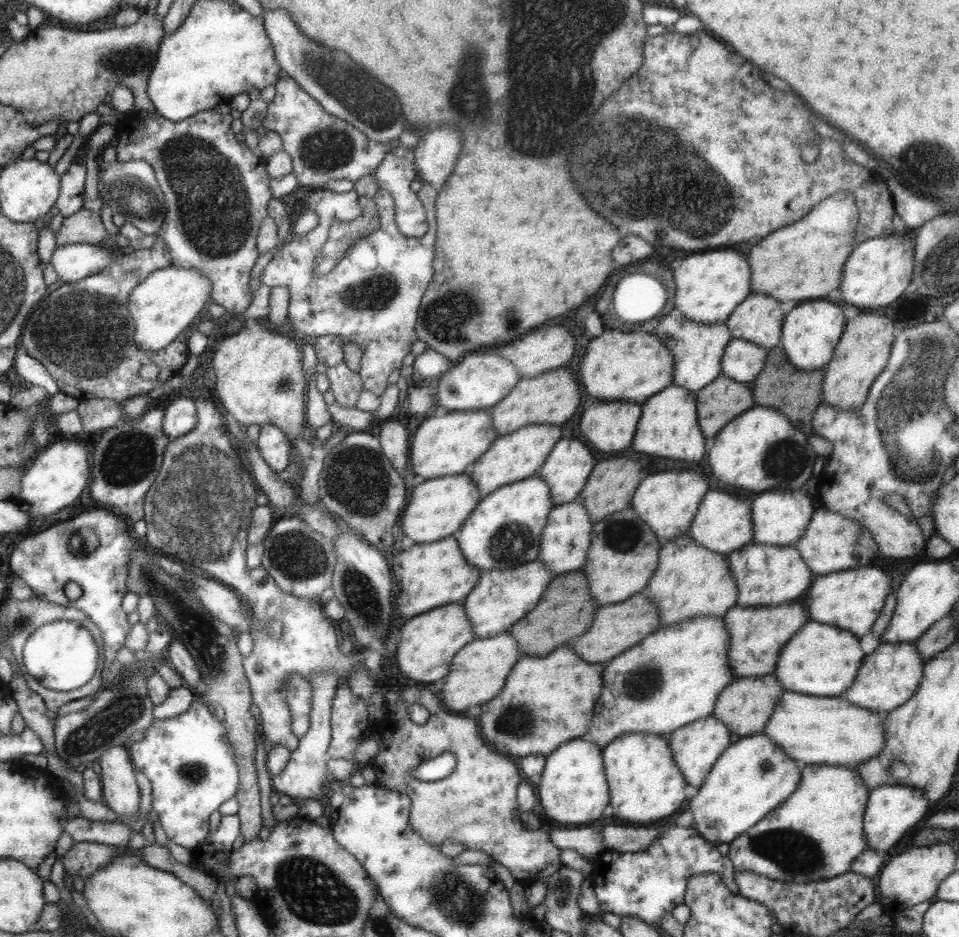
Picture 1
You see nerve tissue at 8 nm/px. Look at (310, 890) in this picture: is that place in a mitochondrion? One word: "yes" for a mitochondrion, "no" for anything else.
yes

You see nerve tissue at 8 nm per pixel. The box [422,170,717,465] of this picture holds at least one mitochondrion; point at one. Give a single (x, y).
(512, 318)

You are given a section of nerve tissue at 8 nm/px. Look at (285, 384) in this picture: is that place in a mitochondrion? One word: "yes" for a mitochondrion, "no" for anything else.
yes

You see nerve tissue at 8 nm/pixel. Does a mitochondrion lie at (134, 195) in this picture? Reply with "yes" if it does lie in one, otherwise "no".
yes

